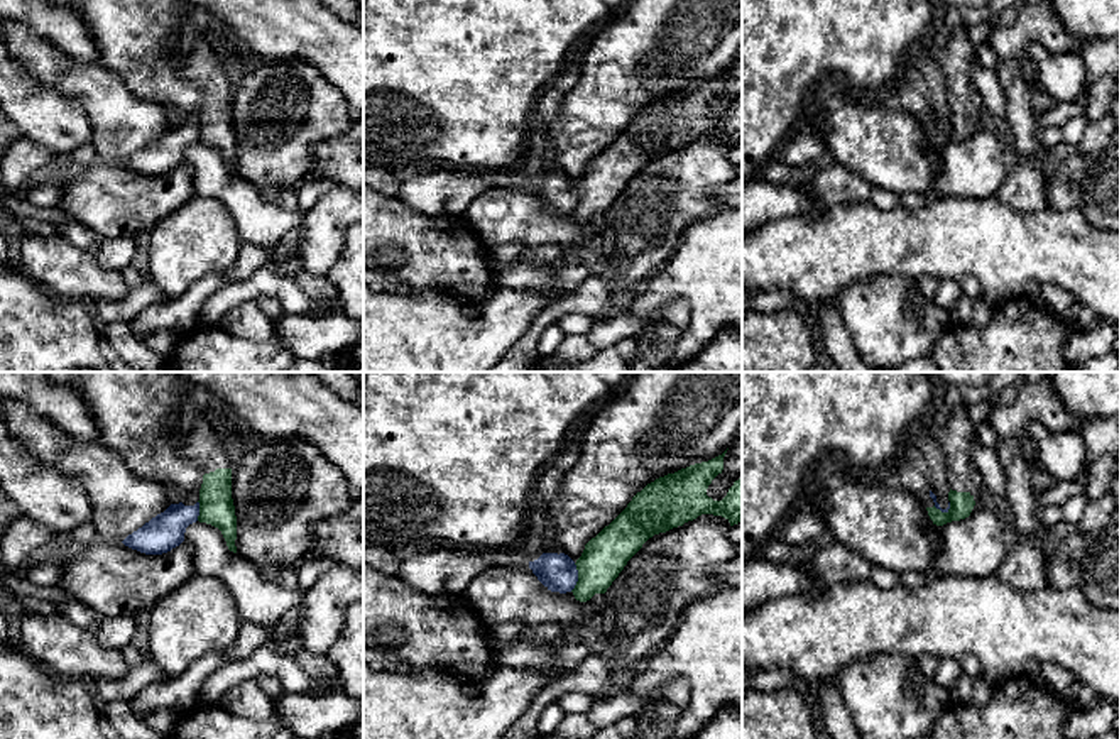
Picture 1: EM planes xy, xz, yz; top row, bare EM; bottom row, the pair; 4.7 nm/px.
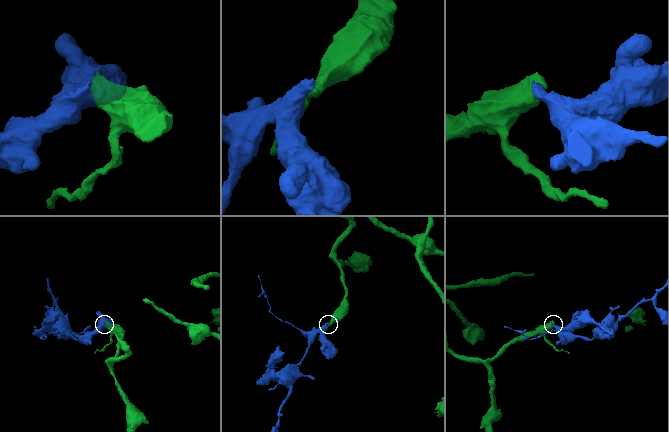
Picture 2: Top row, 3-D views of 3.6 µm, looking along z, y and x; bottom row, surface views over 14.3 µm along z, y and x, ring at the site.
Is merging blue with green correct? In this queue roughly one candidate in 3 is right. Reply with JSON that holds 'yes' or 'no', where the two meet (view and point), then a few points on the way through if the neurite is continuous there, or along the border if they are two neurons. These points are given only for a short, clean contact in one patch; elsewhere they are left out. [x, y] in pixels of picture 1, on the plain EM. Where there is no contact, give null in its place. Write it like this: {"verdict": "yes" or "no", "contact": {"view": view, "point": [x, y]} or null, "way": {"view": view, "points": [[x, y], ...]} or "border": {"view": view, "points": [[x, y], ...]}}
{"verdict": "no", "contact": {"view": "xz", "point": [577, 198]}, "border": {"view": "xz", "points": [[575, 185], [577, 205], [570, 212]]}}

